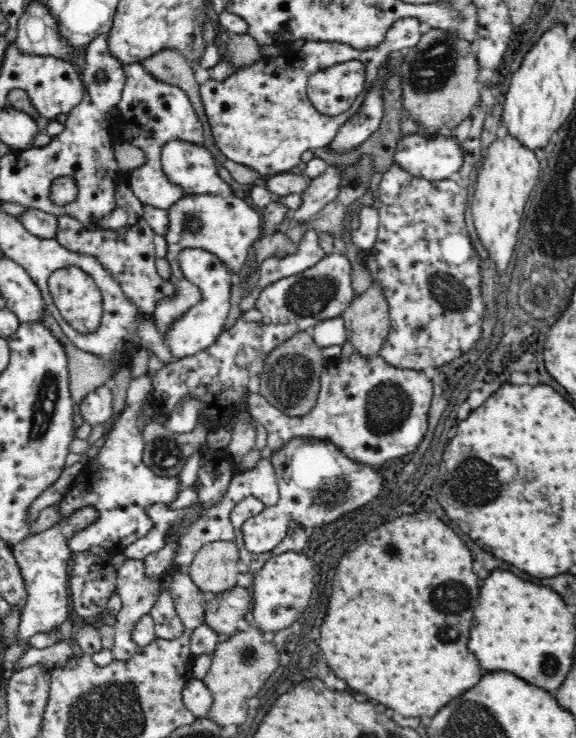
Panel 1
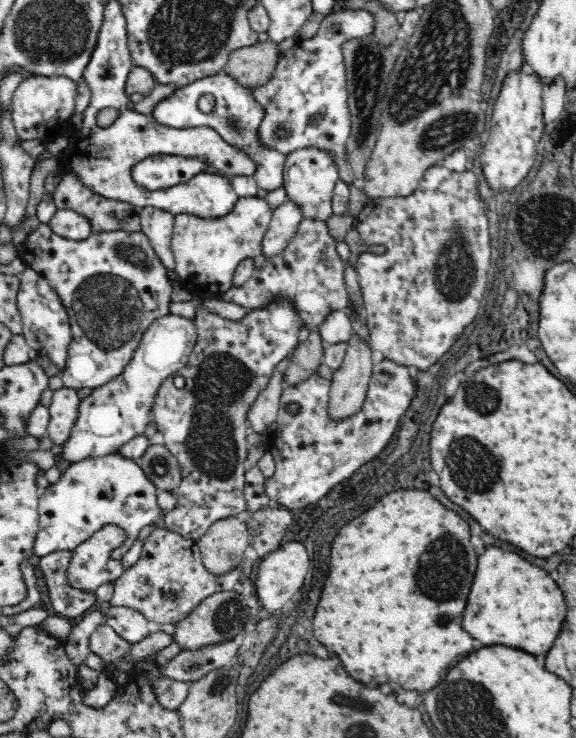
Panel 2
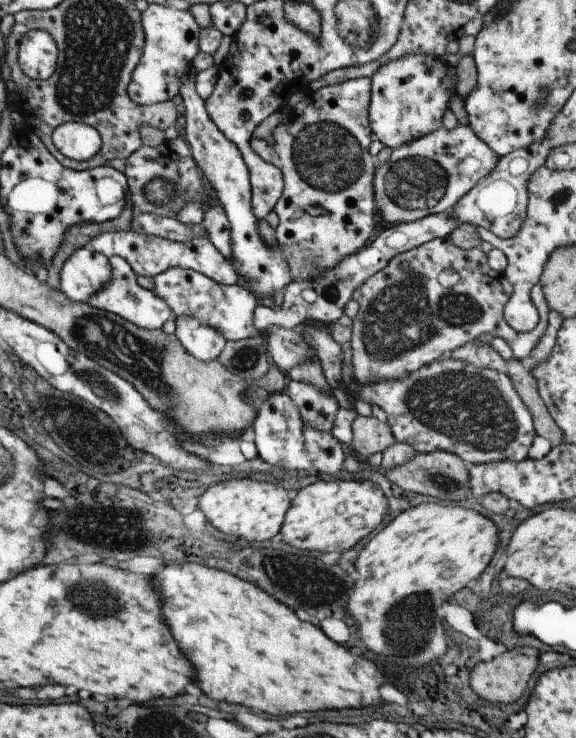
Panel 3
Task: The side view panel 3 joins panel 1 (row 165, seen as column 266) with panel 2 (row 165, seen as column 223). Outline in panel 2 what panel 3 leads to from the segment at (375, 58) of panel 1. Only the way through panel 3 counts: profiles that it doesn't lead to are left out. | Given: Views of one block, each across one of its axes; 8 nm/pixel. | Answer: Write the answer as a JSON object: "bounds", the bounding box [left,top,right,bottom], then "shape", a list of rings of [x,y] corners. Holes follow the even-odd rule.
{"bounds":[132,154,212,190],"shape":[[[158,154],[138,162],[138,166],[132,170],[132,178],[146,190],[168,190],[172,186],[190,182],[198,174],[206,174],[210,168],[212,166],[206,158]]]}

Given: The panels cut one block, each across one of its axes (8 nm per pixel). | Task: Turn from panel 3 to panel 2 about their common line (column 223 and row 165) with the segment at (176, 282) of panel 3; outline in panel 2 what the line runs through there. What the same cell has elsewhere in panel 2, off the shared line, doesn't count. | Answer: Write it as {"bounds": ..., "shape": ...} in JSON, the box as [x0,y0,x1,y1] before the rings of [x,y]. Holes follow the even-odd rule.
{"bounds":[284,148,340,220],"shape":[[[302,148],[294,150],[286,156],[284,166],[284,188],[288,190],[288,200],[302,206],[304,218],[318,218],[328,220],[332,212],[332,194],[336,188],[336,182],[340,180],[338,164],[332,150],[320,150],[320,148]]]}

